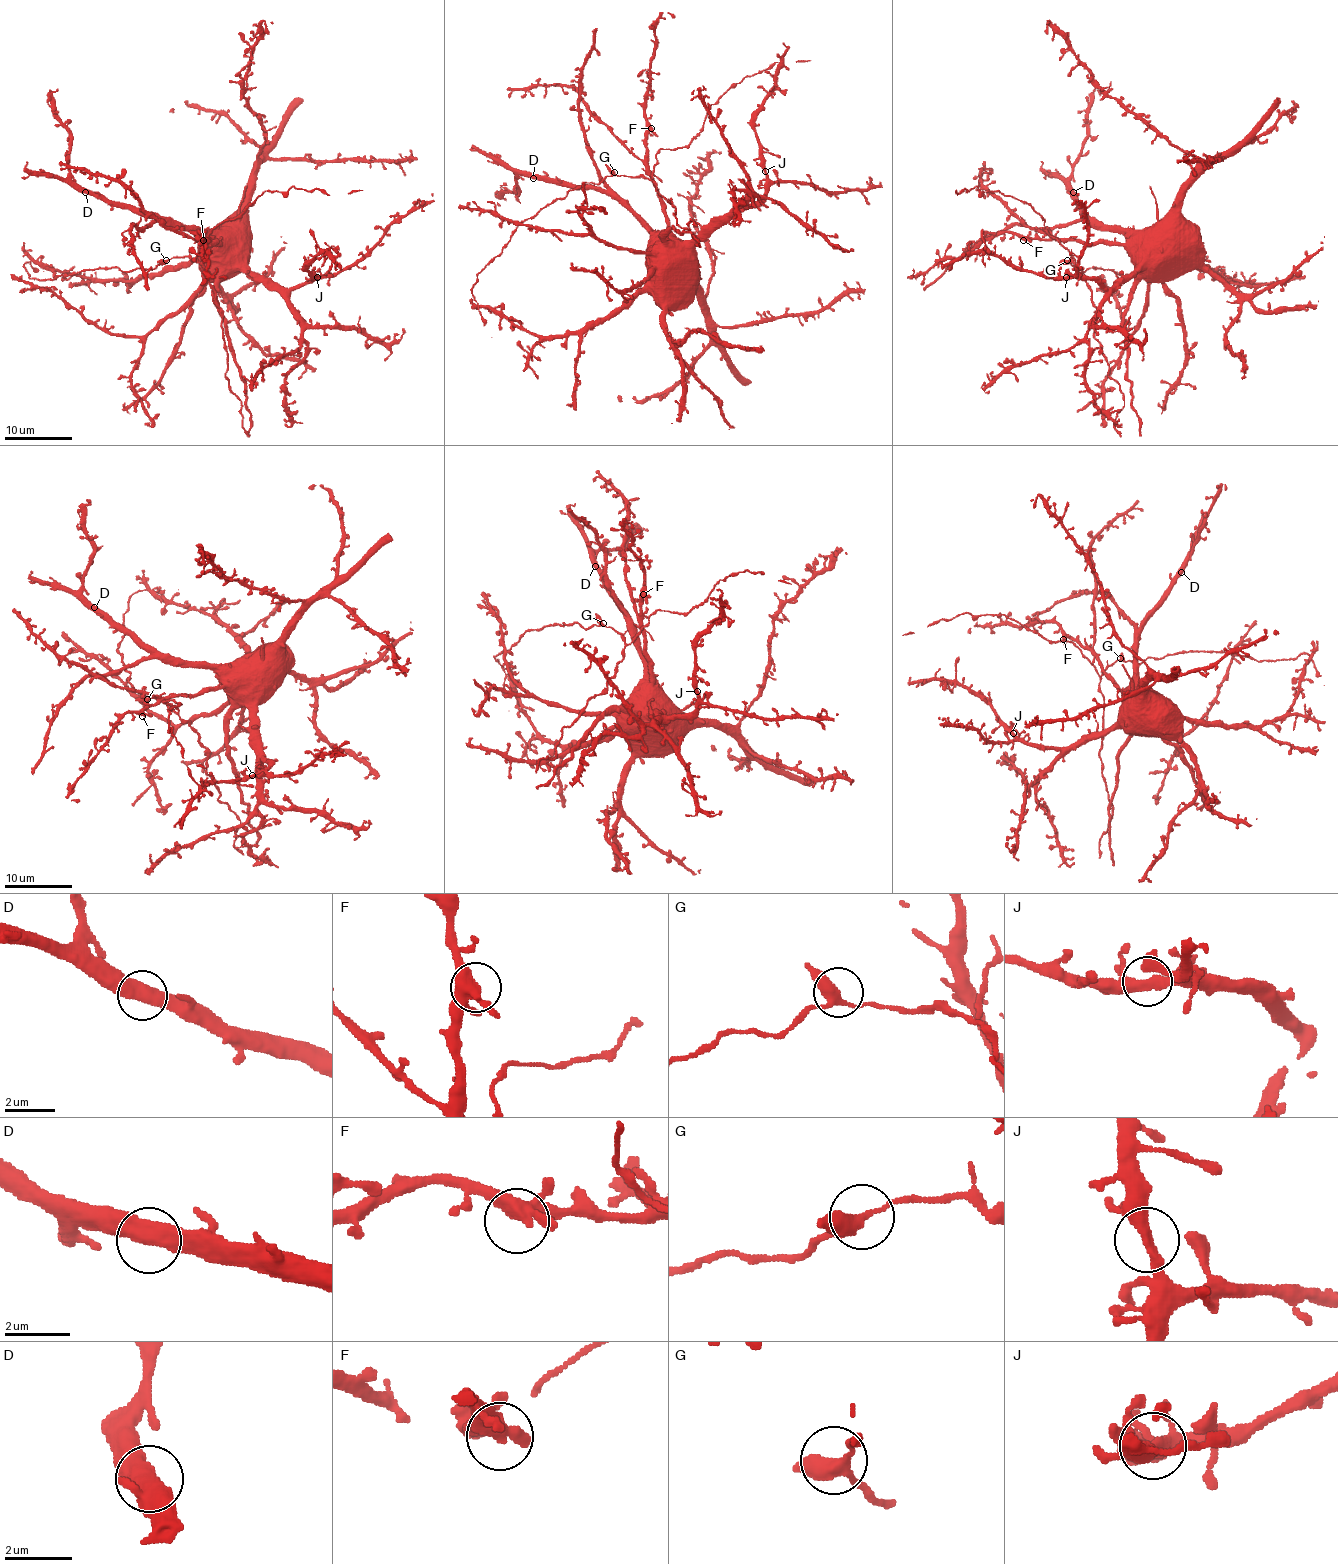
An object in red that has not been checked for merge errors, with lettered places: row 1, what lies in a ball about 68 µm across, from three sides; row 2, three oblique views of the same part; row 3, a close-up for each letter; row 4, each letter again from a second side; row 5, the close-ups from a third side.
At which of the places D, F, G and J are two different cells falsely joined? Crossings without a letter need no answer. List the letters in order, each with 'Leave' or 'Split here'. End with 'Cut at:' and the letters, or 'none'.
D: Leave
F: Leave
G: Leave
J: Leave
Cut at: none

